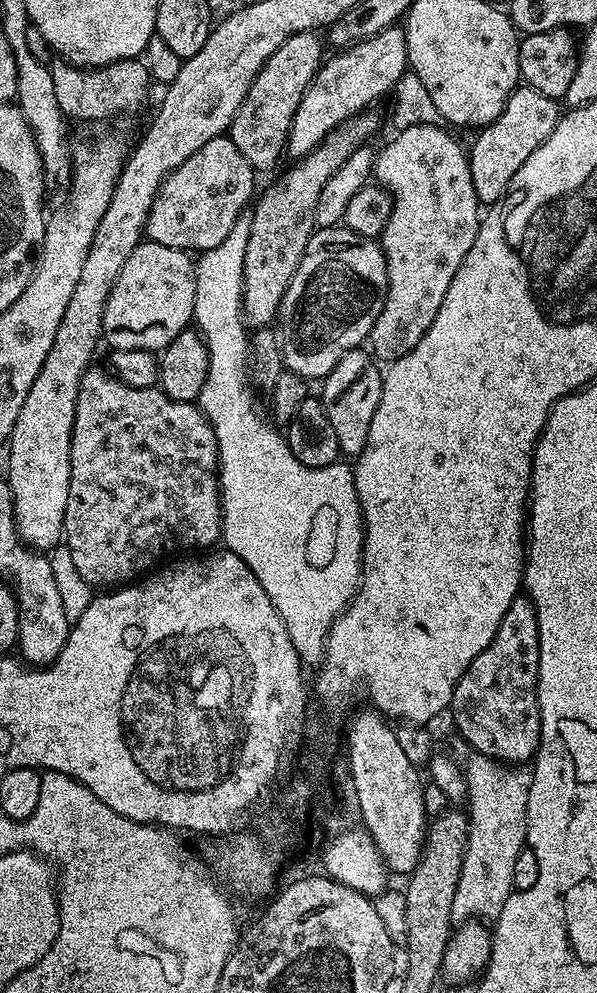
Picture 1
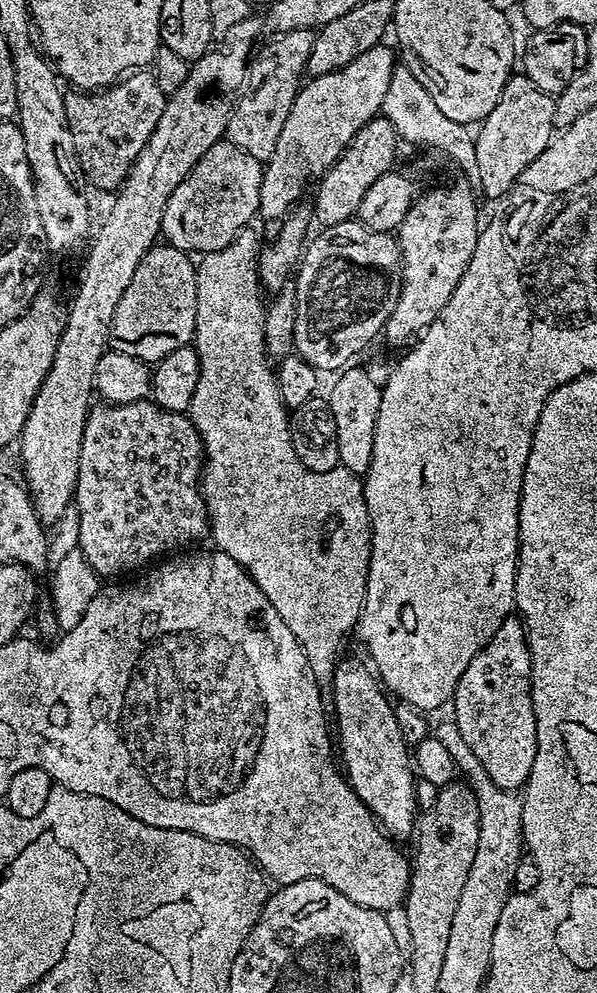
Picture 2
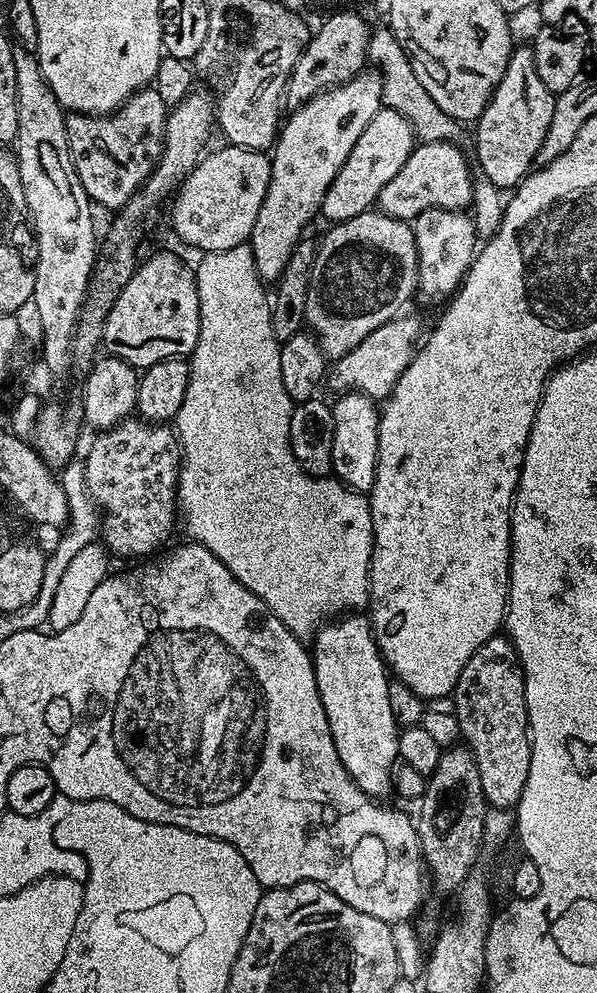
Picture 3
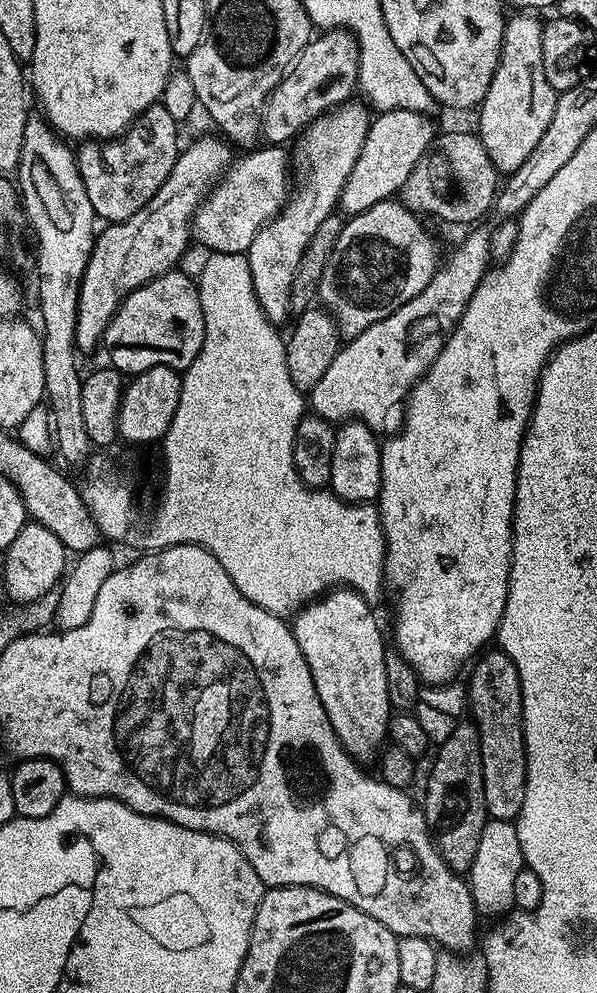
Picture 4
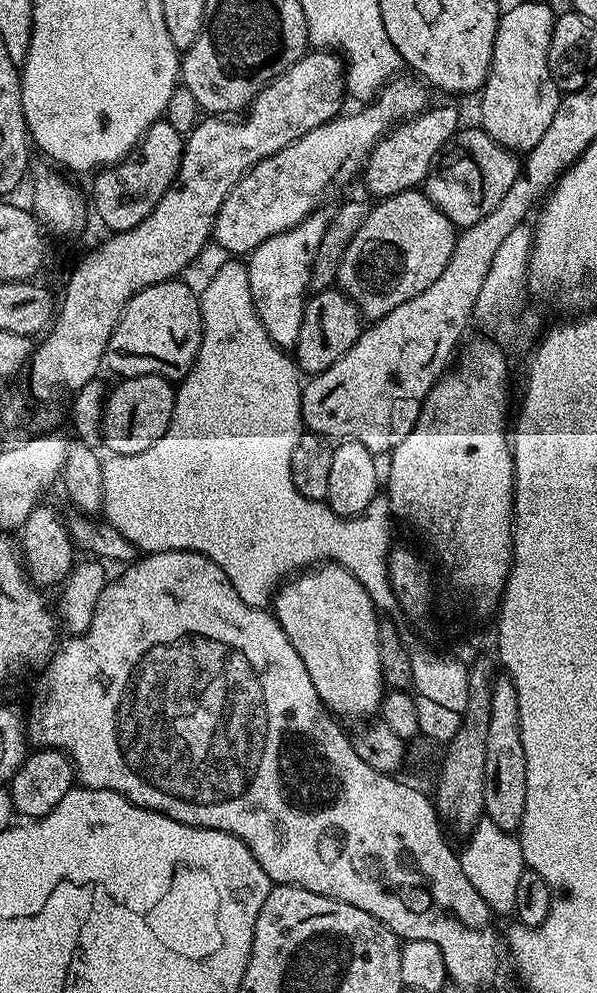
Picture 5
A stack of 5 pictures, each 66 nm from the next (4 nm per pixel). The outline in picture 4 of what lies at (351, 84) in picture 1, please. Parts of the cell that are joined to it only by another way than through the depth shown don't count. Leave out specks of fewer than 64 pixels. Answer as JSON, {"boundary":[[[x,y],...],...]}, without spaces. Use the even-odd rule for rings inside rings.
{"boundary":[[[356,103],[338,105],[300,133],[294,144],[294,176],[300,181],[297,184],[295,181],[288,203],[269,224],[254,234],[254,242],[250,242],[248,247],[246,255],[250,262],[250,278],[254,278],[254,294],[266,318],[274,325],[289,323],[290,290],[300,269],[302,254],[306,254],[306,246],[310,246],[310,238],[314,238],[318,226],[337,211],[342,186],[346,186],[346,178],[350,178],[350,170],[354,170],[354,162],[358,162],[358,154],[362,154],[370,115],[363,103]]]}

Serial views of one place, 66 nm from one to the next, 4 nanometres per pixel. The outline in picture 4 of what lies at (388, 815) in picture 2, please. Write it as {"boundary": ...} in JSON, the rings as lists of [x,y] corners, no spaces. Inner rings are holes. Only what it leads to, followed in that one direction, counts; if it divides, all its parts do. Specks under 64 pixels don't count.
{"boundary":[[[341,586],[324,593],[311,604],[305,604],[290,624],[296,643],[310,666],[312,681],[318,690],[318,698],[326,710],[326,718],[330,718],[330,726],[334,726],[334,734],[338,734],[344,749],[357,762],[365,762],[364,760],[370,759],[372,755],[373,759],[381,751],[385,743],[383,740],[388,736],[388,722],[394,712],[388,700],[386,686],[386,662],[384,661],[386,645],[372,608],[373,605],[357,592]]]}

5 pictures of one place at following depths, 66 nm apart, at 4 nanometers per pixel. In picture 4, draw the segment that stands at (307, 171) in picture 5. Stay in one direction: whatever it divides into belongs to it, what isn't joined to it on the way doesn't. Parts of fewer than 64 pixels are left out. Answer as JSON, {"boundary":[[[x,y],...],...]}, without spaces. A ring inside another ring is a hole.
{"boundary":[[[280,146],[248,150],[244,157],[233,159],[215,188],[205,196],[192,222],[195,243],[213,252],[247,253],[254,234],[262,230],[288,203],[290,195],[290,156]]]}

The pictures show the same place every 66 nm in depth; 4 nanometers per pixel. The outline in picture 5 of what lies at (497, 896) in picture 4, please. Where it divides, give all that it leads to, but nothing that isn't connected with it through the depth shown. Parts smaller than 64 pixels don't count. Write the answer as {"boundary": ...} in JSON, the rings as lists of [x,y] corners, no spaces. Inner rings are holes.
{"boundary":[[[481,818],[477,822],[470,833],[470,839],[472,841],[458,852],[462,870],[466,878],[470,878],[470,886],[474,886],[478,894],[482,894],[493,913],[515,913],[518,902],[518,878],[522,878],[526,871],[519,839],[513,833],[498,830],[498,826],[494,826],[494,822],[487,818]]]}

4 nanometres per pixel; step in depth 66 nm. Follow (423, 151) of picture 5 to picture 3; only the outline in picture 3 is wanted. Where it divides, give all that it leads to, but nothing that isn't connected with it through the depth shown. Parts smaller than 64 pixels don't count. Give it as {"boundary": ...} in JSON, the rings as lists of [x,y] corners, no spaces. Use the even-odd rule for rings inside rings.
{"boundary":[[[381,106],[378,114],[370,118],[366,130],[362,130],[358,142],[354,142],[354,150],[350,150],[350,158],[342,162],[342,170],[338,170],[334,182],[330,182],[322,198],[319,215],[325,216],[332,224],[341,224],[369,211],[375,205],[378,194],[382,194],[382,186],[386,186],[386,182],[390,182],[390,178],[394,178],[394,174],[406,166],[406,158],[410,158],[417,143],[412,133],[412,123],[402,118],[398,110]]]}

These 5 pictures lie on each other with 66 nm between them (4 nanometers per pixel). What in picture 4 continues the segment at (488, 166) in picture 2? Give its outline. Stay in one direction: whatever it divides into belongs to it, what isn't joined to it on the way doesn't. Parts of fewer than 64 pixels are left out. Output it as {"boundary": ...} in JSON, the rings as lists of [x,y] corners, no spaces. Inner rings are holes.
{"boundary":[[[532,14],[512,15],[507,17],[504,26],[494,78],[488,82],[486,94],[478,105],[478,135],[482,146],[486,146],[486,154],[490,154],[490,162],[494,162],[496,171],[501,174],[511,174],[526,162],[526,158],[530,158],[542,134],[546,134],[550,118],[554,118],[558,95],[550,82],[546,82],[542,70],[543,23],[539,19],[536,21]]]}

